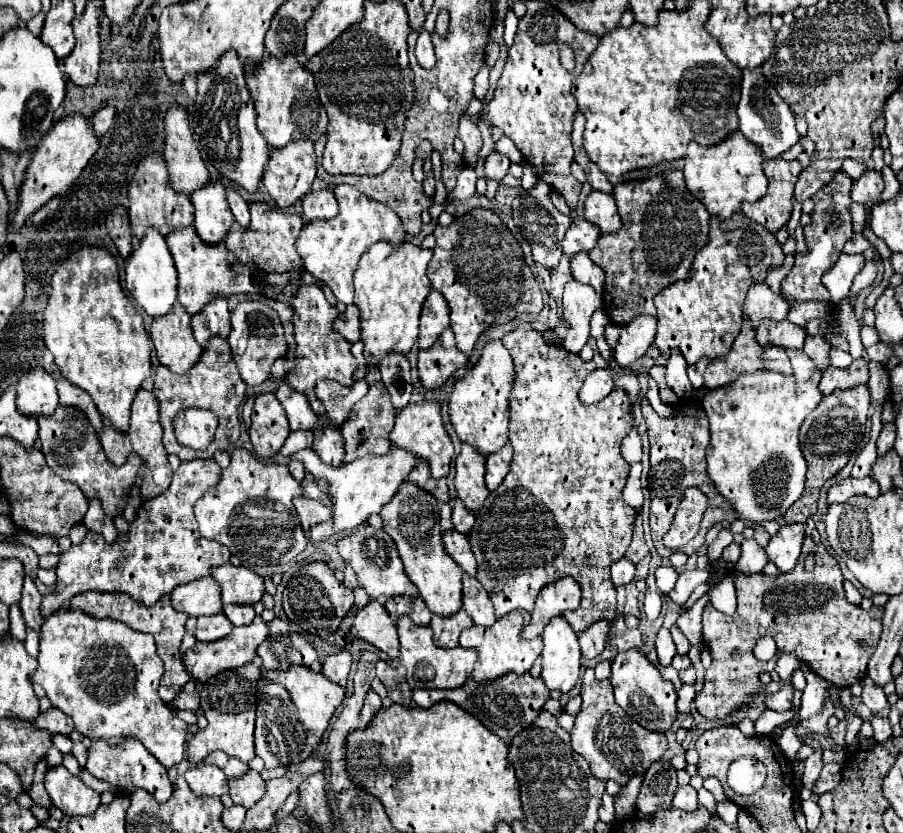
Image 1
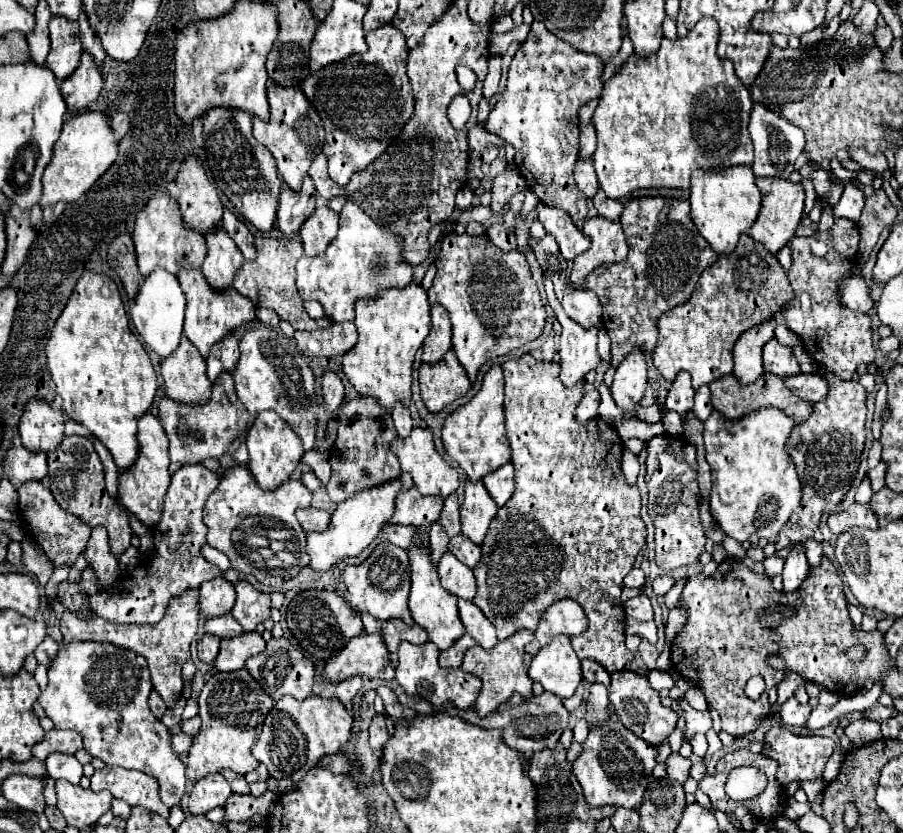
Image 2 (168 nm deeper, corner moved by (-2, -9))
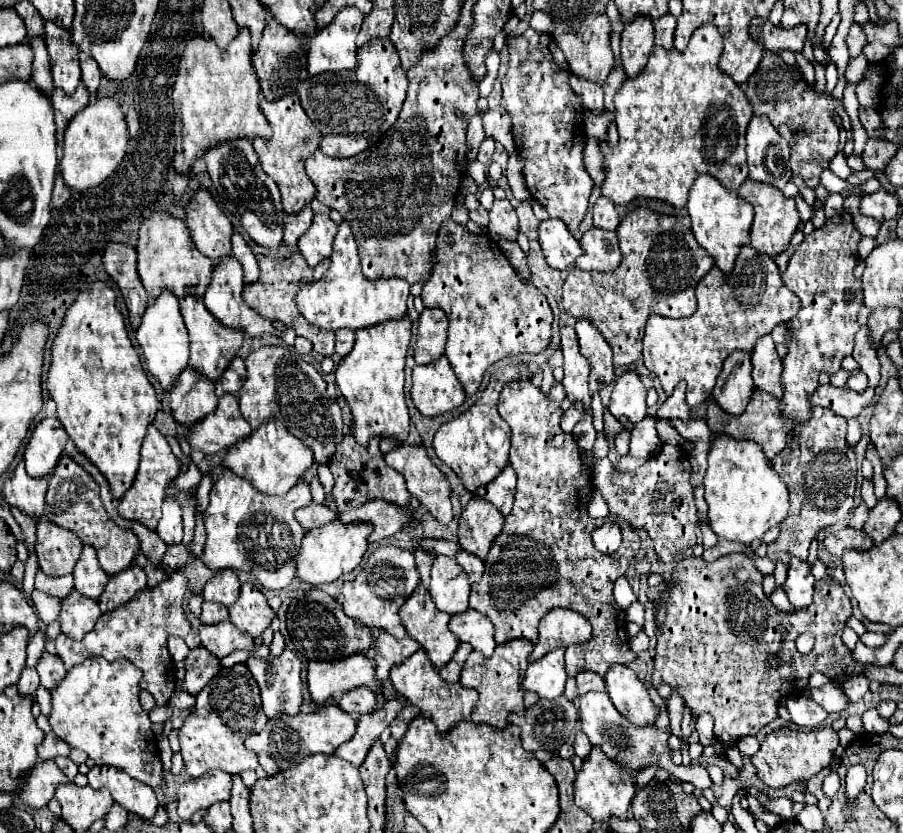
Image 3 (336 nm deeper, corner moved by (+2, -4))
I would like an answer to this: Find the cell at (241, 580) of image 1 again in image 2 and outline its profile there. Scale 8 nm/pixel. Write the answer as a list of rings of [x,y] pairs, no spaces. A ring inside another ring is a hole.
[[[235,582],[237,602],[231,610],[233,618],[243,626],[245,632],[253,632],[271,616],[271,598],[265,592],[259,592],[249,582]]]

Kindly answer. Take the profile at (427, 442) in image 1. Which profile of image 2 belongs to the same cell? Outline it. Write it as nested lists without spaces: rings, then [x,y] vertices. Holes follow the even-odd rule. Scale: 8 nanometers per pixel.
[[[415,428],[415,430],[411,430],[411,434],[405,440],[395,438],[391,442],[391,450],[399,458],[401,470],[407,472],[407,474],[411,474],[413,484],[417,486],[417,490],[423,496],[441,496],[441,498],[447,498],[447,496],[451,496],[459,488],[457,472],[437,454],[435,444],[433,444],[433,434],[431,434],[429,428],[425,428],[425,430]]]

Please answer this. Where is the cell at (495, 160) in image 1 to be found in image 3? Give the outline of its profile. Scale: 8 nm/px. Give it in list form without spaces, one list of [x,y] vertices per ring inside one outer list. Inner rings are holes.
[[[495,199],[491,211],[489,211],[489,225],[487,225],[489,235],[501,235],[507,239],[517,237],[517,215],[509,199]]]

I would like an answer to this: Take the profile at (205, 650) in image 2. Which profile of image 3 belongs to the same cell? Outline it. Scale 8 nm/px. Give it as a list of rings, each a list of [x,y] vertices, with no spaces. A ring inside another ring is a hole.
[[[205,647],[191,649],[185,659],[185,679],[177,683],[177,689],[197,695],[209,683],[209,679],[213,679],[219,673],[219,669],[219,659],[213,657],[213,653],[209,653]]]

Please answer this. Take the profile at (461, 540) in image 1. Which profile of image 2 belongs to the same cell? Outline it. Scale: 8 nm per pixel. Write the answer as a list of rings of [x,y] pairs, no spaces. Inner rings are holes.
[[[445,552],[439,566],[437,566],[437,574],[441,580],[441,586],[463,600],[473,600],[475,596],[475,576],[473,572],[463,564],[457,562],[457,558],[451,552]]]

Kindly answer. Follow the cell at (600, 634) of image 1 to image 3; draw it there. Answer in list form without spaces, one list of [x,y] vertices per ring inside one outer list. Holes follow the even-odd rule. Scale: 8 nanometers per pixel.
[[[581,671],[577,673],[577,689],[579,695],[585,695],[589,691],[605,691],[605,681],[601,675],[597,673],[589,673],[589,671]]]

